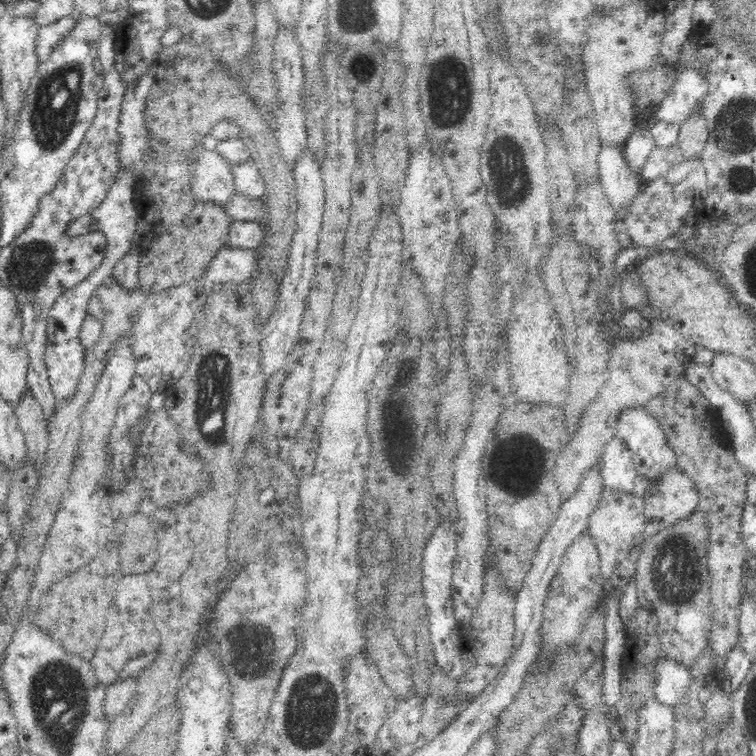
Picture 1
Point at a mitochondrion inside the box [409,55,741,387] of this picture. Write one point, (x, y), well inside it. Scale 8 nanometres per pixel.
(503, 160)

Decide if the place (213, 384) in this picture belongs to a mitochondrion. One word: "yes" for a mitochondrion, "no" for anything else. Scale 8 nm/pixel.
yes

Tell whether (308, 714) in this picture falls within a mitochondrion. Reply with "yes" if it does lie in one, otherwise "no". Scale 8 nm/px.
yes

